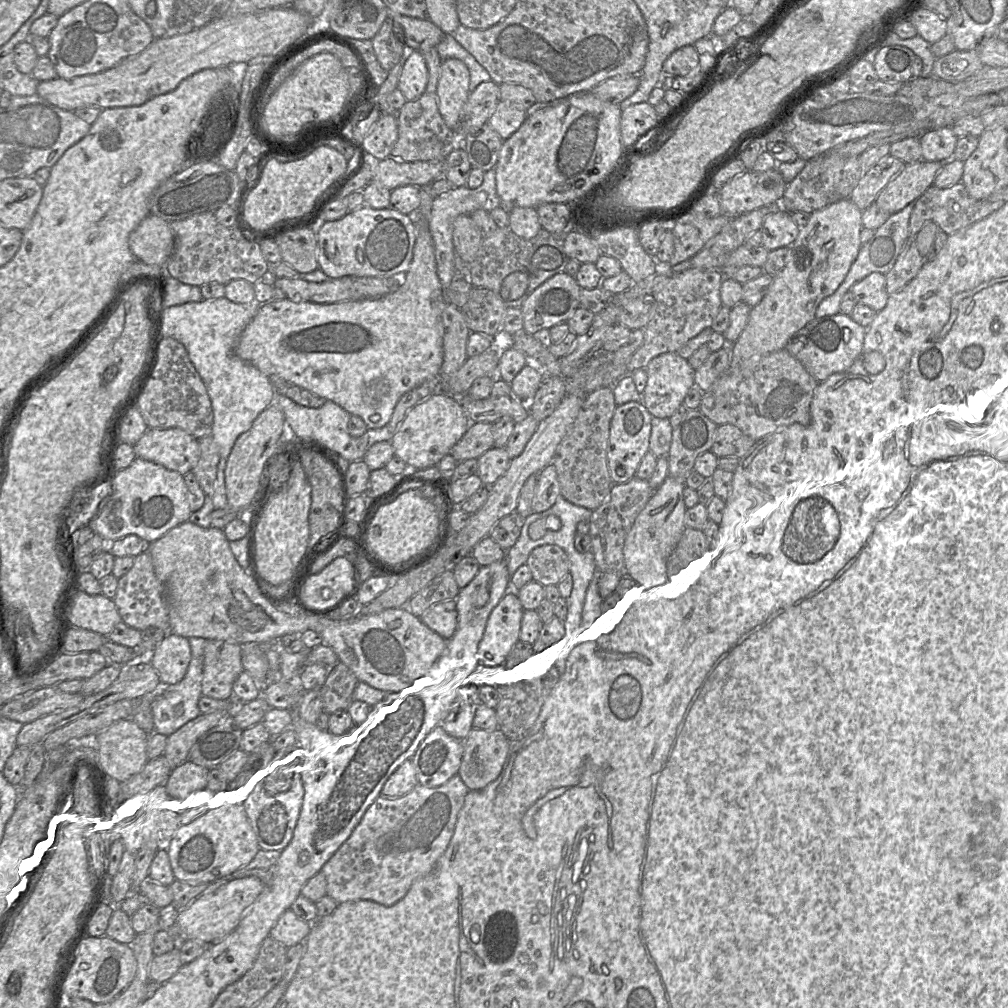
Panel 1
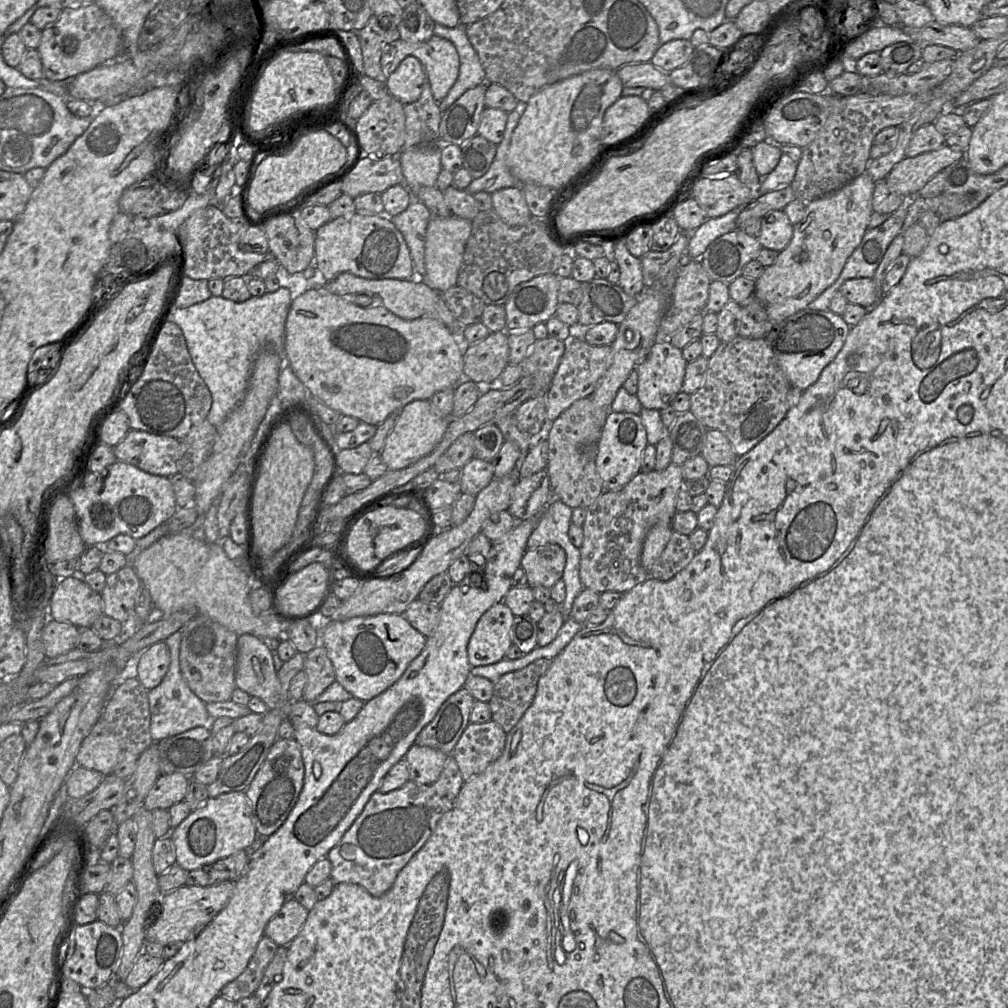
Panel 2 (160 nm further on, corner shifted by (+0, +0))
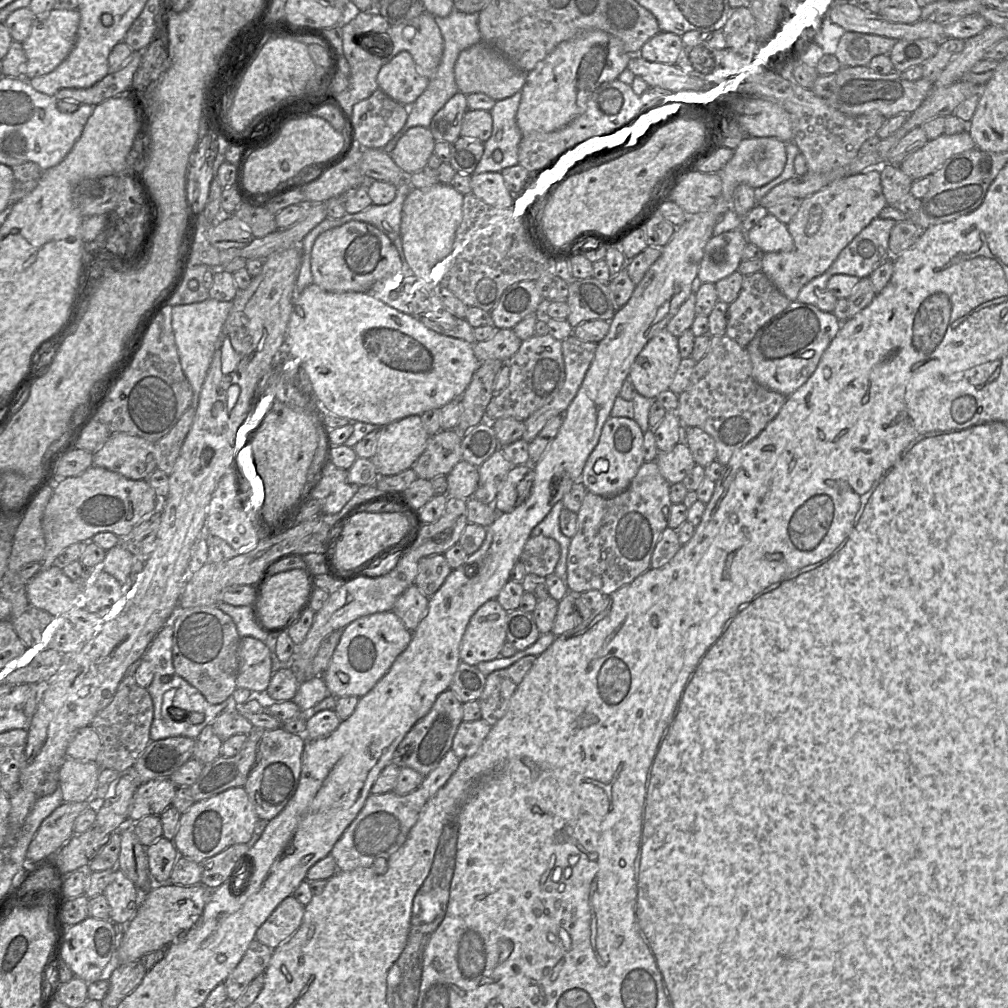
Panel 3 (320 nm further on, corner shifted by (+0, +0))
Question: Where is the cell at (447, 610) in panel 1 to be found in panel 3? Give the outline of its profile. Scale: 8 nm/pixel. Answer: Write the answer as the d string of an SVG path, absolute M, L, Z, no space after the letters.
M413 584L395 602L392 612L412 633L419 623L427 616L429 598Z

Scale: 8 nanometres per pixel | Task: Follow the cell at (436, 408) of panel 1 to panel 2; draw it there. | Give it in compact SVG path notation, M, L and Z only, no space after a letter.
M414 400L404 406L396 419L393 429L385 439L380 457L389 470L407 468L429 454L442 440L448 419L438 415L429 400Z

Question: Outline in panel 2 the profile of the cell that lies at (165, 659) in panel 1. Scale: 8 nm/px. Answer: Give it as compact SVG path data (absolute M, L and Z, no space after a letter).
M164 641L146 647L136 666L136 678L147 689L157 687L165 677L171 661L170 651Z

